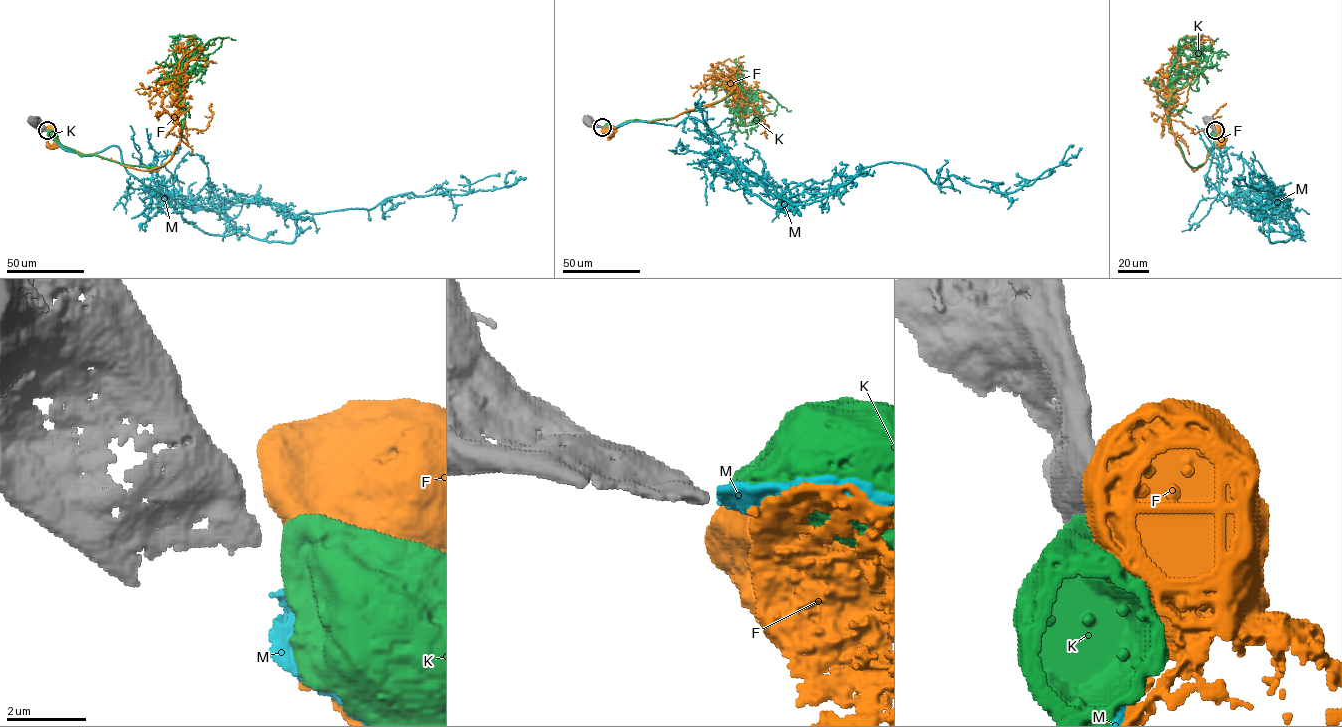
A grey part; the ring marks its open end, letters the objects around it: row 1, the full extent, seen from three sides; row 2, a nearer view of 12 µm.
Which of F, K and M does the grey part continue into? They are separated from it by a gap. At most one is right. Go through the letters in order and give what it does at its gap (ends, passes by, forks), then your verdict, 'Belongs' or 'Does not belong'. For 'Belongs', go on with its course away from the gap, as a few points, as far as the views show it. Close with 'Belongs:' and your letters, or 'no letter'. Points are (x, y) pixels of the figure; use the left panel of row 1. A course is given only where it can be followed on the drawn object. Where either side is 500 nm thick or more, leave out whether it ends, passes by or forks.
F: Does not belong
K: Does not belong
M: It ends there. Belongs. Its course: (47, 132), (83, 155), (117, 146), (126, 170), (174, 208), (371, 209), (407, 193), (464, 195), (526, 178)
Belongs: M

